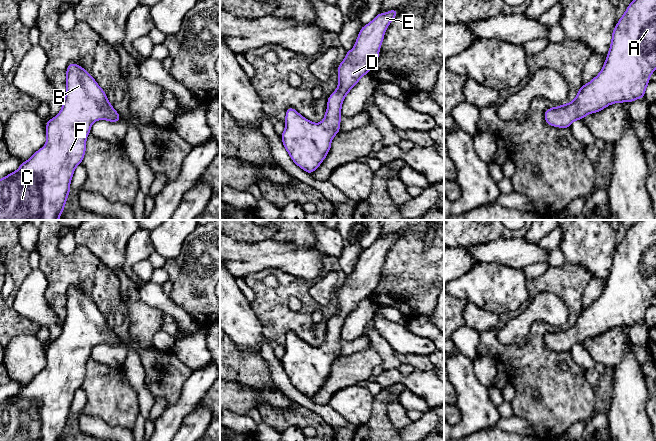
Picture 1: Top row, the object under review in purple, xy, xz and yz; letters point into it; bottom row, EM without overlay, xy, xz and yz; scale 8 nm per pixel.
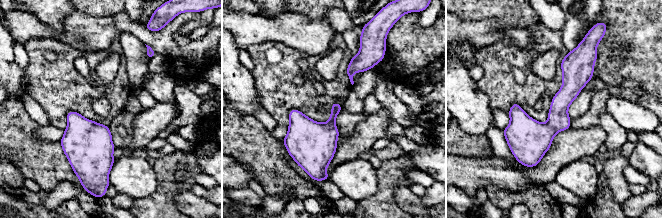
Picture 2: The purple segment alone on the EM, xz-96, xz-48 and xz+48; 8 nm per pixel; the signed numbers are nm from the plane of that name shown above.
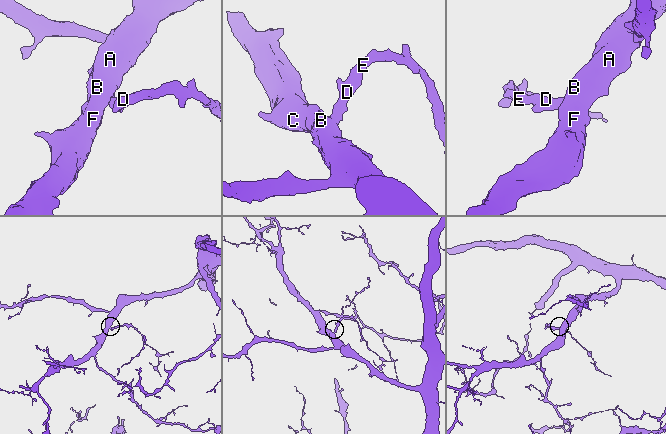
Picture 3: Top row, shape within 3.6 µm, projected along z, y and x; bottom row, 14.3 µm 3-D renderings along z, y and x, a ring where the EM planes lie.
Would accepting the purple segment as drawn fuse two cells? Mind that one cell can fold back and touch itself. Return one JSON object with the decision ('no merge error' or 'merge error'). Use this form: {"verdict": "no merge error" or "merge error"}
{"verdict": "no merge error"}

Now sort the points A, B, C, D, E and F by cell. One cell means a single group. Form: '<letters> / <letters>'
A B C D E F

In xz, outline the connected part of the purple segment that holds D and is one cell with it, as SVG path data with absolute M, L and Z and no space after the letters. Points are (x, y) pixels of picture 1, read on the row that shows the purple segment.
M396 9L378 13L360 29L354 47L338 65L338 86L328 97L325 116L320 123L306 119L293 107L286 110L285 129L280 137L292 161L308 174L327 157L332 139L340 132L343 101L376 64L386 29L397 13Z

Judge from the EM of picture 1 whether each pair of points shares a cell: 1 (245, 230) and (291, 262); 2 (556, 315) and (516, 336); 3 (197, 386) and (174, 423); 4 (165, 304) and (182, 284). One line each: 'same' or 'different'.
1: different
2: same
3: same
4: different

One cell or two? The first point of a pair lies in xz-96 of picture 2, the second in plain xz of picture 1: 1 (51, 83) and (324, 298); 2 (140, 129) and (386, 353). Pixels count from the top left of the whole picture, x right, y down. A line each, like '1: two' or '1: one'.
1: two
2: two

